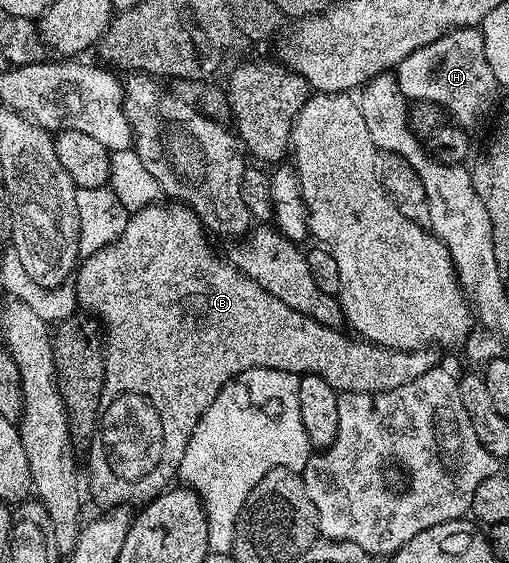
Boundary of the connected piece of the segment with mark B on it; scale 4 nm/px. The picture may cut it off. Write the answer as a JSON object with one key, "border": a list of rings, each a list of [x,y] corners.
{"border":[[[161,204],[146,206],[129,215],[127,227],[115,242],[100,248],[94,255],[87,257],[81,265],[77,267],[76,277],[72,285],[75,288],[75,294],[78,297],[78,305],[87,315],[93,316],[100,323],[104,331],[104,388],[102,389],[102,405],[98,416],[98,425],[94,431],[94,437],[88,443],[90,449],[90,486],[88,482],[88,494],[94,497],[94,502],[98,508],[113,508],[115,506],[129,507],[130,502],[145,504],[151,502],[157,494],[171,485],[170,481],[178,478],[178,469],[180,460],[184,460],[184,448],[188,448],[188,440],[208,404],[216,400],[218,393],[235,378],[237,374],[242,374],[245,370],[252,368],[272,368],[280,372],[289,374],[318,374],[332,388],[343,394],[360,392],[361,394],[379,394],[388,392],[392,388],[400,388],[416,376],[424,376],[432,367],[439,365],[439,351],[434,348],[423,348],[420,350],[388,350],[384,346],[375,346],[373,342],[365,341],[357,336],[349,338],[346,334],[341,334],[341,329],[333,326],[325,326],[300,312],[296,308],[288,308],[284,300],[272,296],[256,280],[252,280],[244,272],[240,272],[225,257],[217,258],[214,250],[210,247],[210,242],[206,239],[206,230],[203,219],[199,218],[197,212],[191,210],[186,204],[166,204],[170,206],[162,207]]]}

